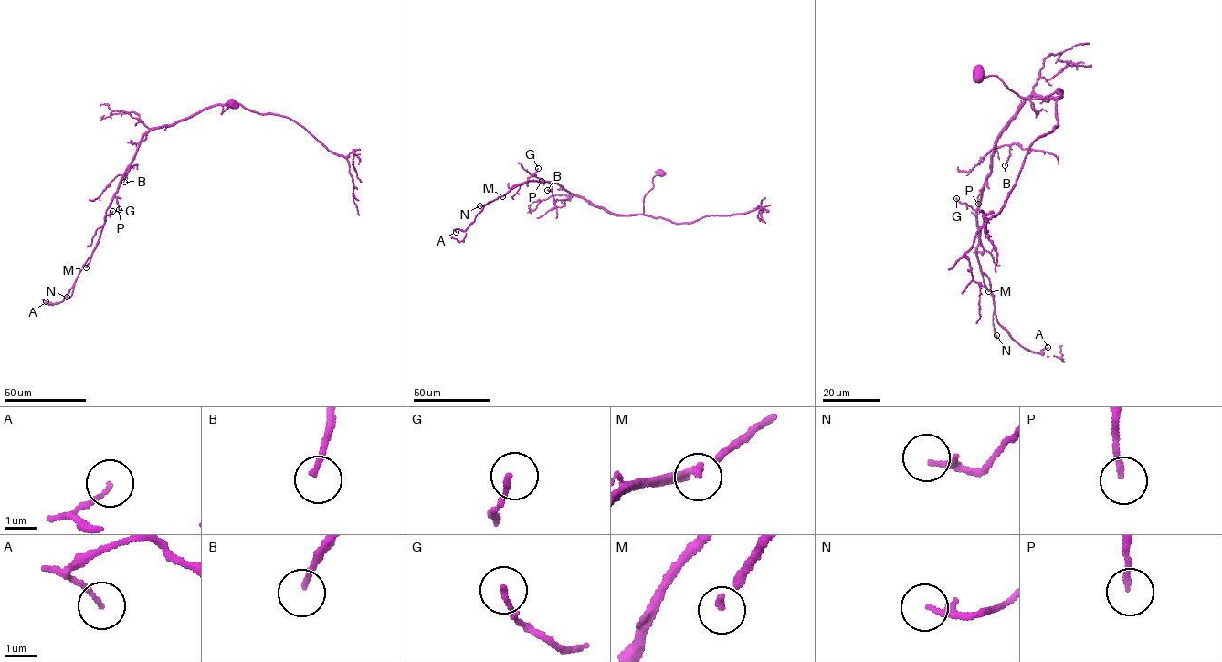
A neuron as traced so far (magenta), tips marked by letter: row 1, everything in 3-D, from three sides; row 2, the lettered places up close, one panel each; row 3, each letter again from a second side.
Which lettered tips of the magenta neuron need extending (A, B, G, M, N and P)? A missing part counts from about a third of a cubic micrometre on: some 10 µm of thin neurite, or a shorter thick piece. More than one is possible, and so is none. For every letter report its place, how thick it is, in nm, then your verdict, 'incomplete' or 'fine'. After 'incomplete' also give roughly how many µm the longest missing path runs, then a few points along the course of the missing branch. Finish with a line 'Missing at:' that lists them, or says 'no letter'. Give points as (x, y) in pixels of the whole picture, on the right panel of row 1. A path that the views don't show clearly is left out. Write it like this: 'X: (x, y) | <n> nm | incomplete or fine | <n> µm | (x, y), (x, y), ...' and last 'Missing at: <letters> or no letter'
A: (1048, 347) | 110 nm | fine
B: (1005, 165) | 150 nm | fine
G: (956, 198) | 140 nm | fine
M: (988, 291) | 160 nm | incomplete | 70 µm
N: (996, 335) | 180 nm | fine
P: (978, 204) | 160 nm | fine
Missing at: M

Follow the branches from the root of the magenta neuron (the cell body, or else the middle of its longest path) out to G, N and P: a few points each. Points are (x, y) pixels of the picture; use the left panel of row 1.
G: (234, 104), (226, 103), (228, 107), (221, 113), (222, 105), (215, 104), (147, 131), (104, 217), (112, 211)
N: (234, 104), (226, 103), (221, 113), (222, 105), (210, 106), (143, 136), (106, 211), (96, 247), (67, 297)
P: (234, 104), (226, 103), (228, 107), (221, 113), (222, 105), (215, 104), (147, 131), (115, 194), (119, 209)

